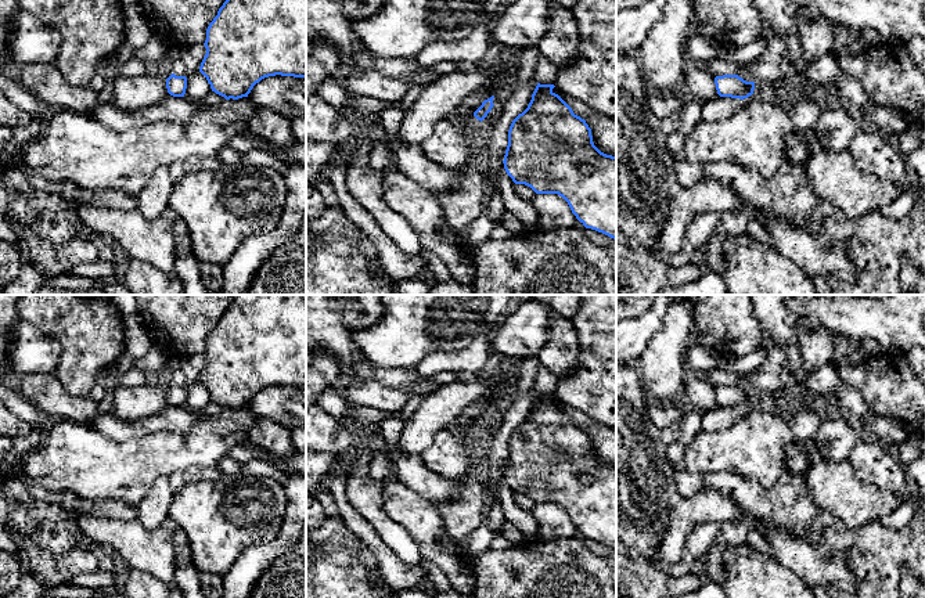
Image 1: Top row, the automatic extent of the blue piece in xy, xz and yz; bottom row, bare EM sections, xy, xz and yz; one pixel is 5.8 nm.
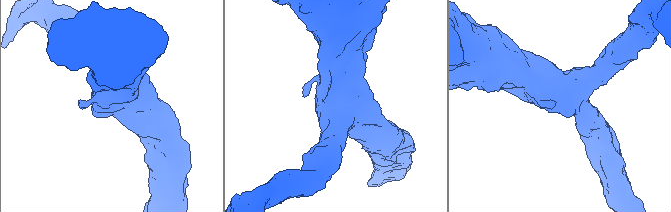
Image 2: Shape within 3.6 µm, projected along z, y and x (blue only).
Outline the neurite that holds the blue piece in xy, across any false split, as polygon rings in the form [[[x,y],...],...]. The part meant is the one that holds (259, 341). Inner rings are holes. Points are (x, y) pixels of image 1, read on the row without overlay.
[[[234,295],[206,339],[206,364],[199,382],[212,401],[226,410],[248,407],[256,393],[269,386],[306,388],[306,299],[302,295]]]

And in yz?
[[[723,385],[715,388],[717,404],[720,407],[748,408],[753,404],[755,392],[746,392],[738,385]]]

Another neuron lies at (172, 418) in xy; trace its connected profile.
[[[169,406],[158,414],[141,419],[119,419],[112,411],[96,414],[89,425],[107,437],[123,442],[155,431],[187,431],[202,418],[201,413],[194,413],[187,407]]]

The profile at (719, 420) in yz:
[[[716,407],[713,411],[702,413],[702,429],[708,432],[723,432],[735,424],[742,414],[739,408]]]

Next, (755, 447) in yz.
[[[752,404],[728,429],[698,432],[684,448],[681,466],[692,475],[737,473],[771,489],[787,471],[787,448],[793,440],[782,418]]]

